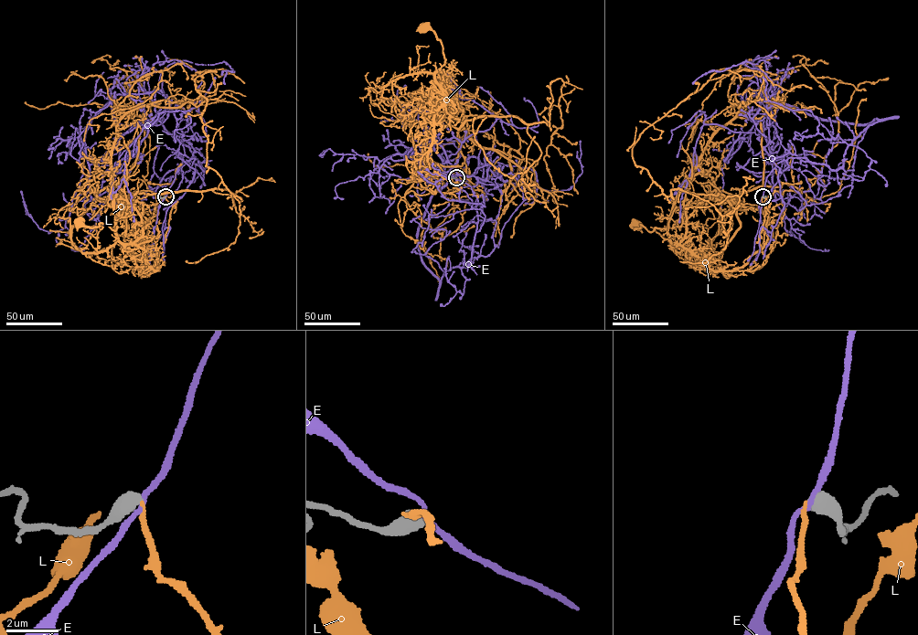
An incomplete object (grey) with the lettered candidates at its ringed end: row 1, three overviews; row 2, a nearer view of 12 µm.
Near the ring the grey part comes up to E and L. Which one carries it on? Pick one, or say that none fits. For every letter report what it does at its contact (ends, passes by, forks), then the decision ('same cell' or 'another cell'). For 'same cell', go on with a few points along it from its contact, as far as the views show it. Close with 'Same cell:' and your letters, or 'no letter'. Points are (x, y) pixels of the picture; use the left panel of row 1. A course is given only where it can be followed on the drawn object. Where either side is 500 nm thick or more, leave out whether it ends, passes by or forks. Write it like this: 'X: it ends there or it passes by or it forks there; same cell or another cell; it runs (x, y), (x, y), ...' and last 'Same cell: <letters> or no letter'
E: another cell
L: same cell; it runs (165, 196), (172, 207), (157, 250), (158, 270), (146, 263), (144, 249), (121, 241), (117, 227), (79, 222)
Same cell: L

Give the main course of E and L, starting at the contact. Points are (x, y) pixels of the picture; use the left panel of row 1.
E: (165, 196), (182, 164), (206, 171), (161, 121), (107, 104), (87, 131), (95, 199), (164, 111), (186, 121)
L: (165, 196), (172, 207), (157, 250), (158, 270), (146, 263), (144, 249), (121, 241), (117, 227), (79, 222)

